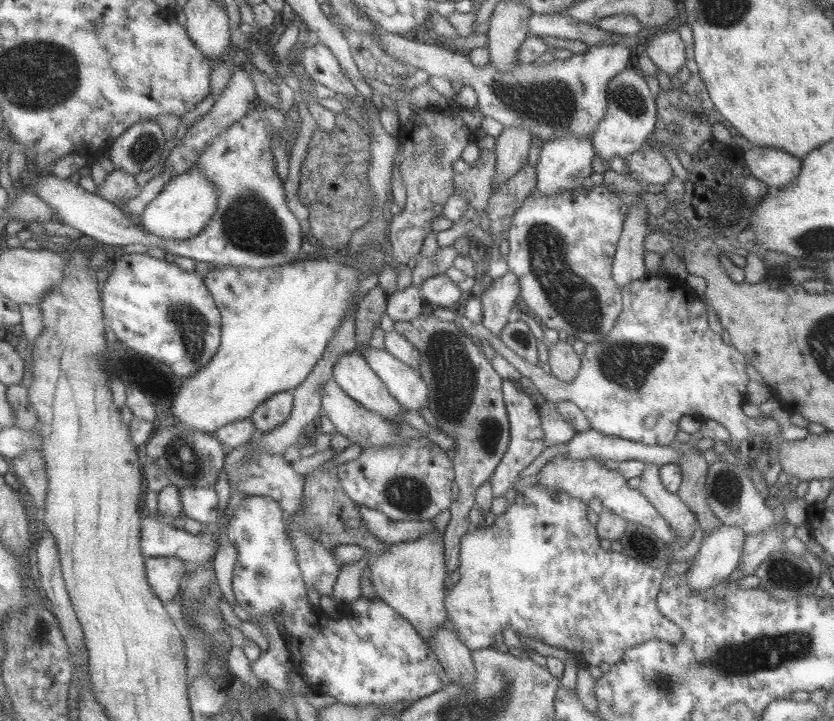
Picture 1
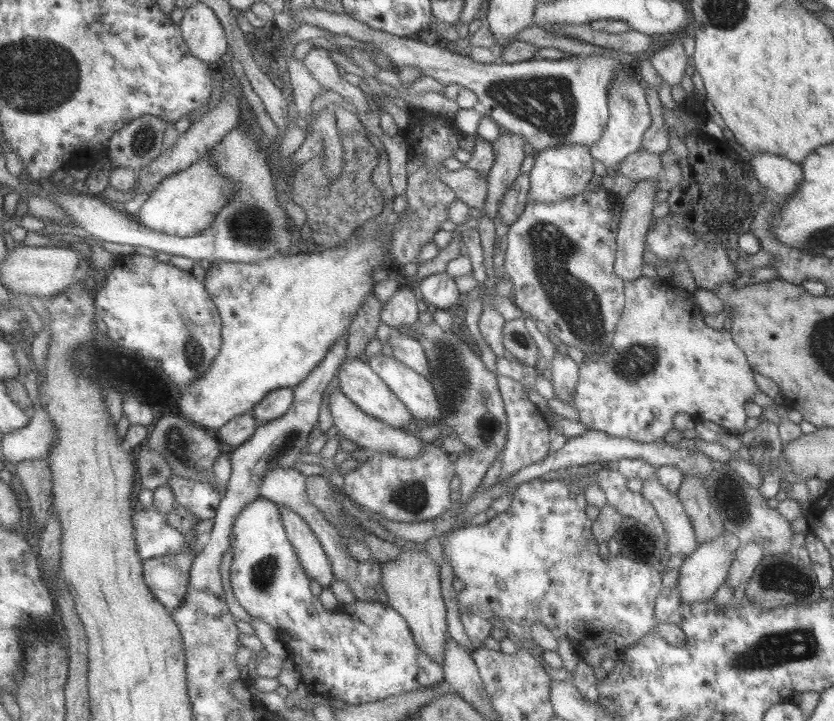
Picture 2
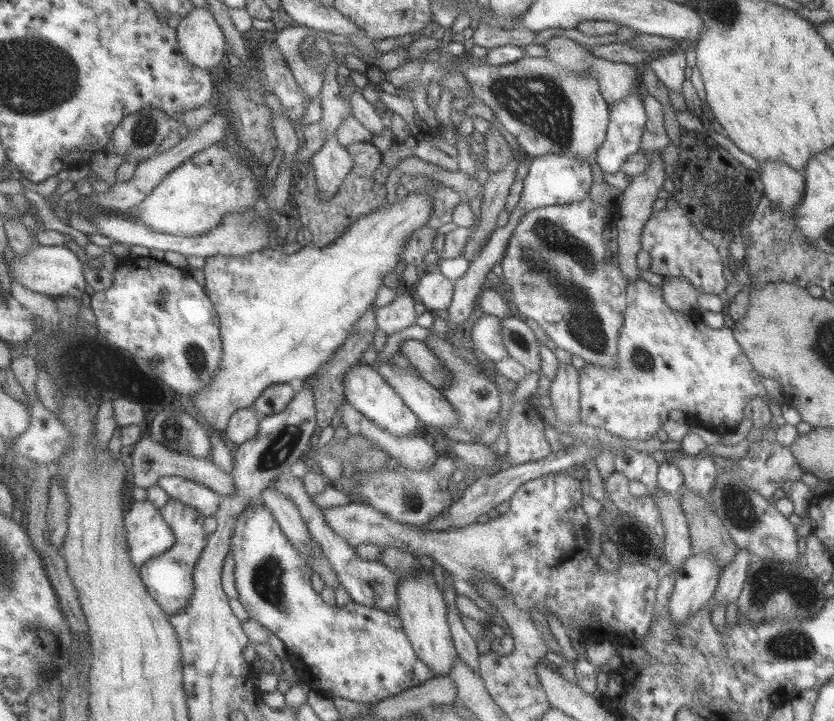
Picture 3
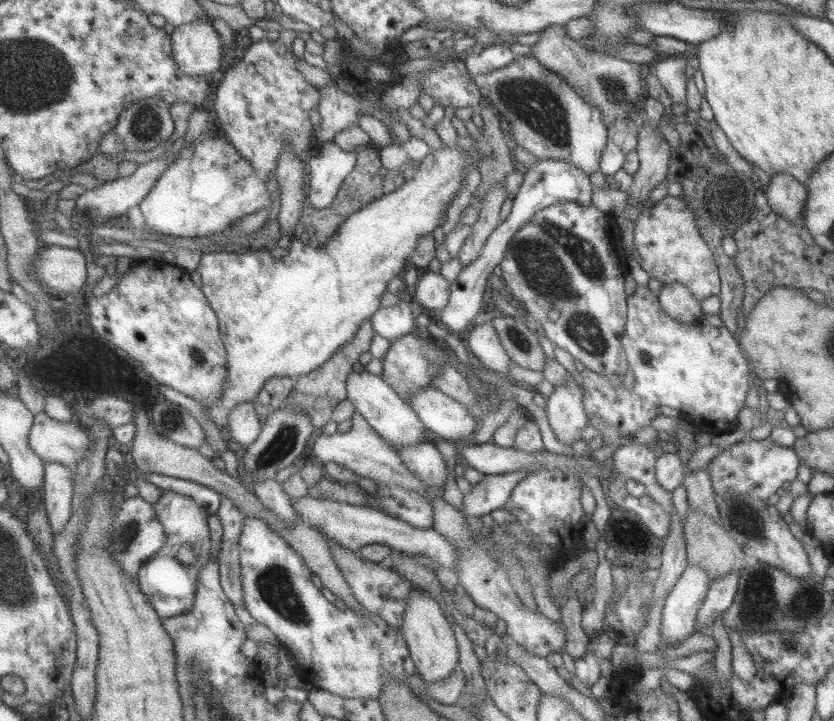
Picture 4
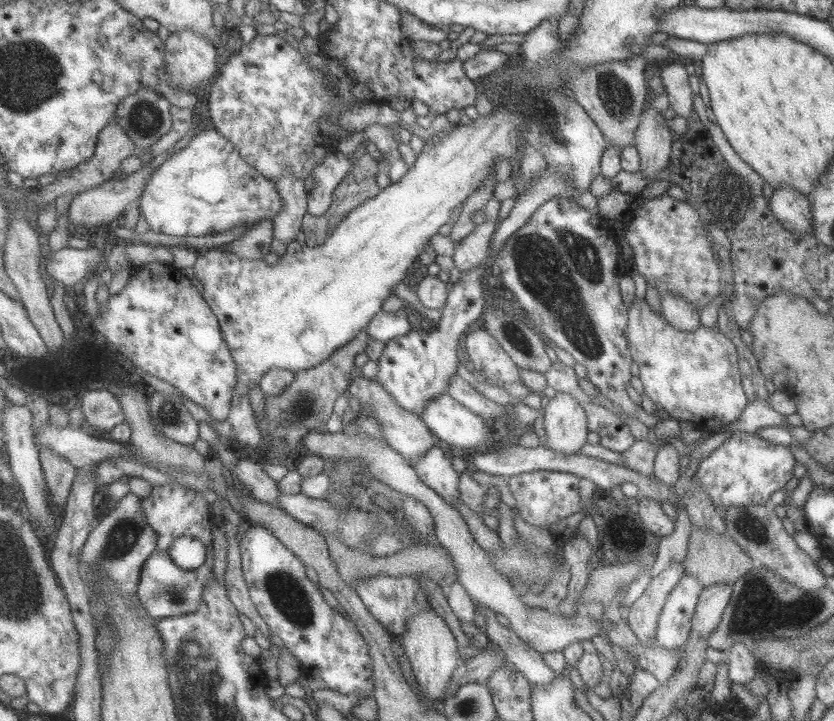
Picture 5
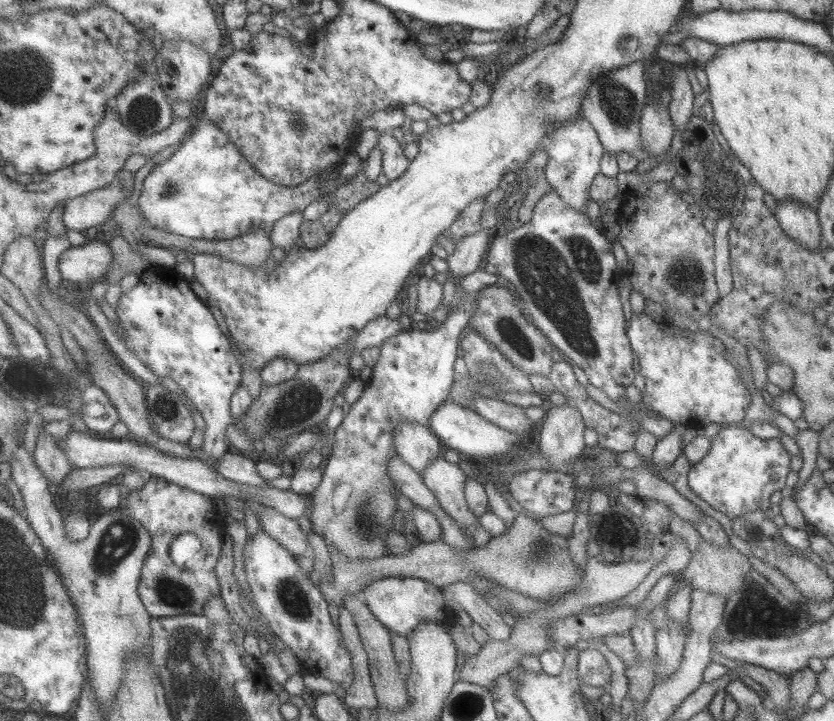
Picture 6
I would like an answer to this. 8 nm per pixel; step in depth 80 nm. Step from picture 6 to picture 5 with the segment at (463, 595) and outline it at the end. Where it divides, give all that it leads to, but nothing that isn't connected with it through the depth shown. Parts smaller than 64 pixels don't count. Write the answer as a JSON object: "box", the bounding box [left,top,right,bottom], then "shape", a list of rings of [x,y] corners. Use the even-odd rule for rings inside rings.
{"box":[471,597,558,685],"shape":[[[471,597],[475,612],[486,620],[486,634],[507,653],[508,662],[522,672],[533,685],[548,685],[558,678],[556,672],[547,664],[544,654],[525,642],[510,626],[501,626],[497,612]]]}

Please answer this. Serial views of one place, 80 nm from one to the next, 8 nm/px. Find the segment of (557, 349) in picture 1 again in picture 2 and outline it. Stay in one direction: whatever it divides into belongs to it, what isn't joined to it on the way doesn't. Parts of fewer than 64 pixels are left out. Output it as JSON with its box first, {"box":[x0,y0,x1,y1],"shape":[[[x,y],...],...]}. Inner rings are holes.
{"box":[549,353,579,406],"shape":[[[556,353],[549,368],[552,372],[556,398],[573,406],[573,389],[579,377],[579,365],[569,355]]]}

